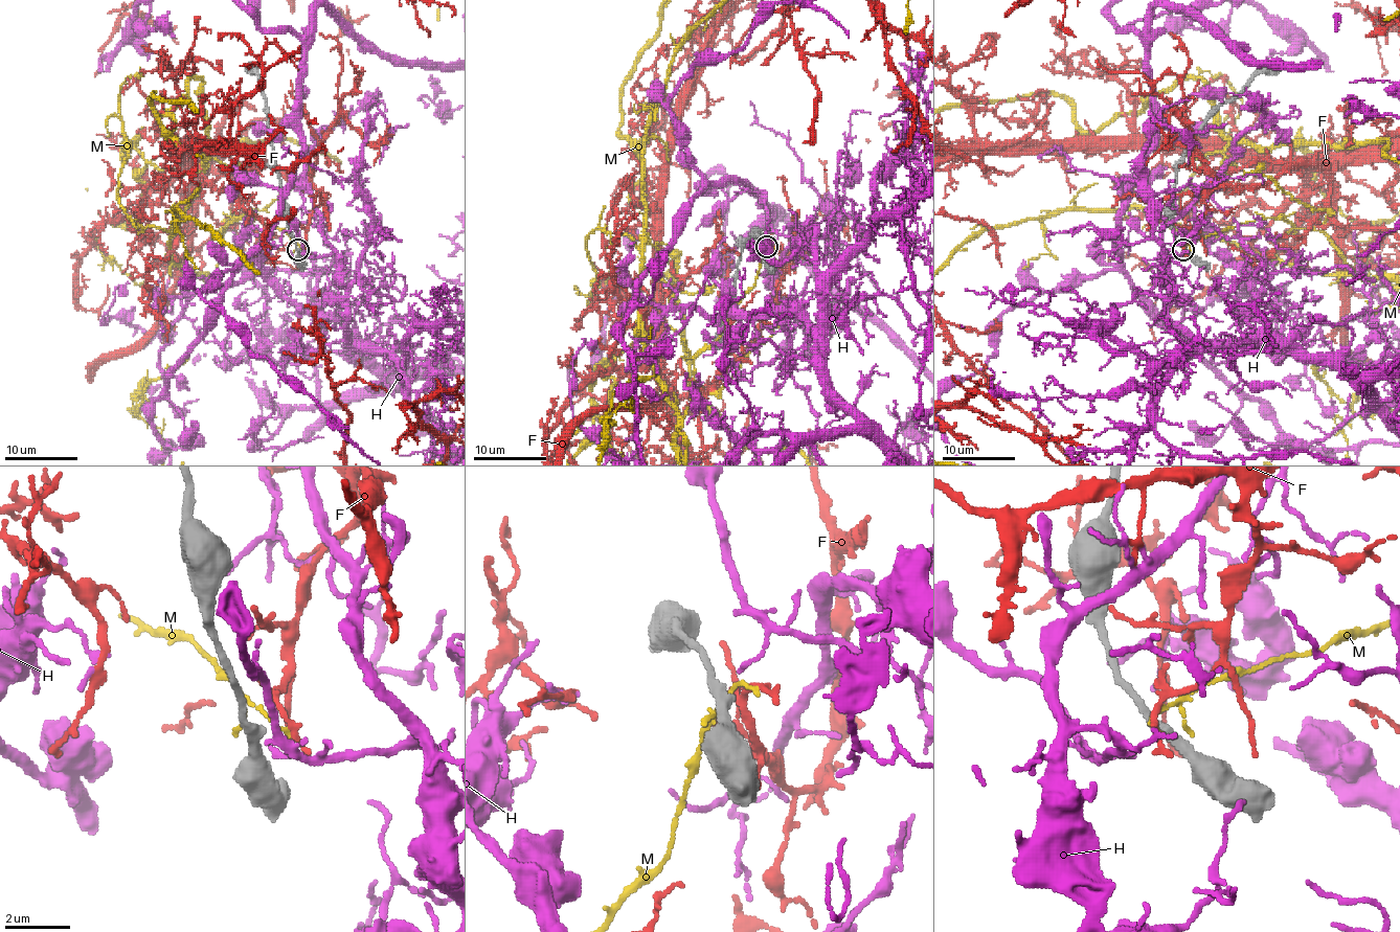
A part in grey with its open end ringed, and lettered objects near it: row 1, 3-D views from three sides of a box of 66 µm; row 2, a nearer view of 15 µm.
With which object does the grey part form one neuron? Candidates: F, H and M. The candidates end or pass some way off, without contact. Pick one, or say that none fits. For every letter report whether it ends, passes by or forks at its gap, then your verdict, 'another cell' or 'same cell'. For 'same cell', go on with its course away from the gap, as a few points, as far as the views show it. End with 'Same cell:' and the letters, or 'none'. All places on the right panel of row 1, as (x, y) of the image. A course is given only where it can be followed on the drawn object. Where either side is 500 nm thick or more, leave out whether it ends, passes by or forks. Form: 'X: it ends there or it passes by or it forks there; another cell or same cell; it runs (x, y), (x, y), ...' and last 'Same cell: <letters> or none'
F: it forks there; another cell
H: it ends there; another cell
M: it ends there; another cell
Same cell: none

